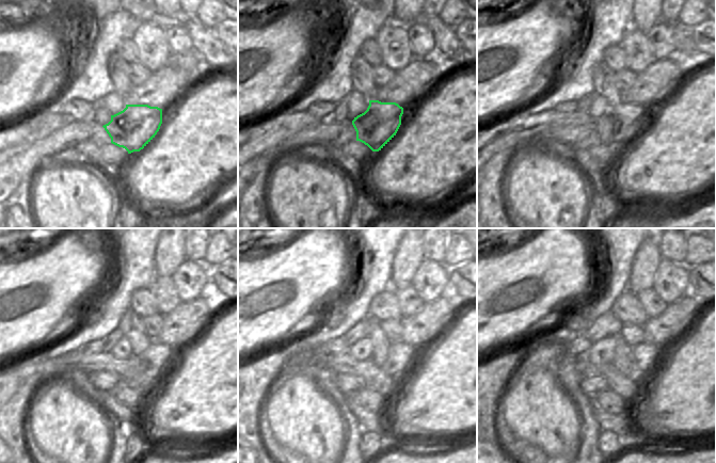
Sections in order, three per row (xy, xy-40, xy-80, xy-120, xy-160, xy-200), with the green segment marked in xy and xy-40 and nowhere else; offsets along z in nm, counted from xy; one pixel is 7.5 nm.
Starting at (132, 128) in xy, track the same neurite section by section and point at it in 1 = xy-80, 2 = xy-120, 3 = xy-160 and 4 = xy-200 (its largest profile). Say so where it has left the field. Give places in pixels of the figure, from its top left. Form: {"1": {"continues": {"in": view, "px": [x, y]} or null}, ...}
{"1": {"continues": {"in": "xy-80", "px": [620, 124]}}, "2": {"continues": {"in": "xy-120", "px": [147, 367]}}, "3": {"continues": {"in": "xy-160", "px": [401, 354]}}, "4": {"continues": {"in": "xy-200", "px": [646, 355]}}}

